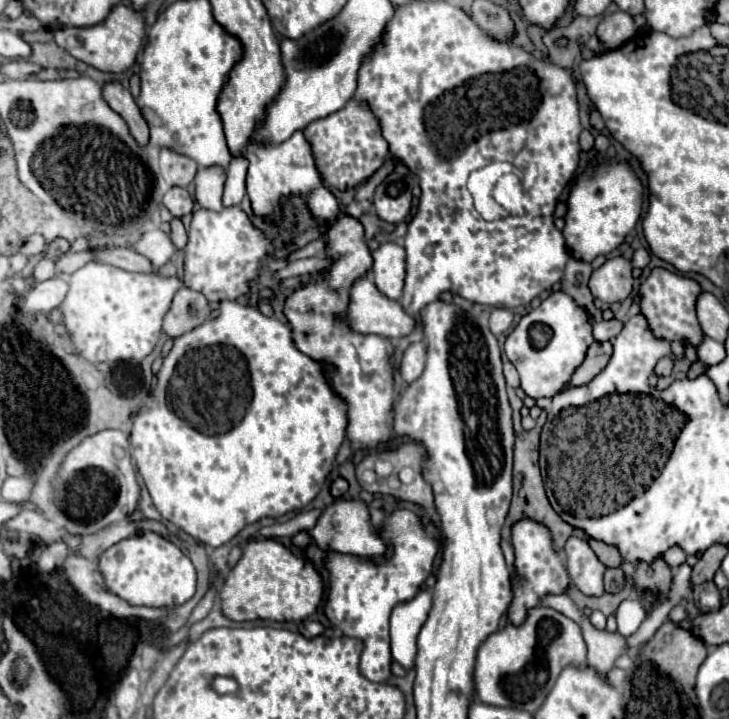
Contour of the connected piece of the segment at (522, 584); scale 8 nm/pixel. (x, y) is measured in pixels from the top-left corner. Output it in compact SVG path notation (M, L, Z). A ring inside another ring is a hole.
M530 517L518 519L512 525L514 547L514 573L512 573L512 603L508 607L508 619L512 625L522 625L528 619L530 609L542 605L546 595L562 595L572 585L572 579L564 567L562 555L556 551L550 529Z

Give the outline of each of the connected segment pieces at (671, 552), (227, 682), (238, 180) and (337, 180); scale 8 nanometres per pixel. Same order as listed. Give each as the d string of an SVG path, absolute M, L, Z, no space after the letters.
M670 547L670 549L662 555L662 559L674 569L674 567L678 567L678 565L682 565L682 563L686 561L686 553L684 553L680 547Z
M216 677L212 685L214 685L214 689L218 693L234 693L234 691L238 691L238 683L234 679L230 679L230 677Z
M232 157L232 163L226 169L226 185L224 185L224 207L240 205L246 195L246 169L248 161L244 157Z
M348 101L340 111L310 123L304 133L312 145L320 175L332 189L344 191L346 187L362 183L376 169L380 169L388 157L388 143L380 135L376 117L366 109L366 105L358 101Z

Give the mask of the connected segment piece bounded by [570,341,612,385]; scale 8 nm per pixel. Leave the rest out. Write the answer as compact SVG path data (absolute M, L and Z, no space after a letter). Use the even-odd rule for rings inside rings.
M594 341L586 353L586 359L584 363L574 371L572 379L570 379L570 385L586 385L588 381L592 381L598 373L604 371L604 367L608 365L612 357L612 345L610 341L604 341L604 343L598 343Z

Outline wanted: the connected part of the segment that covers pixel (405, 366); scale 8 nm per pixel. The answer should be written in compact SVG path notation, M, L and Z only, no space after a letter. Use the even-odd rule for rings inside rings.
M412 343L402 357L400 375L406 383L414 383L426 367L426 343Z

